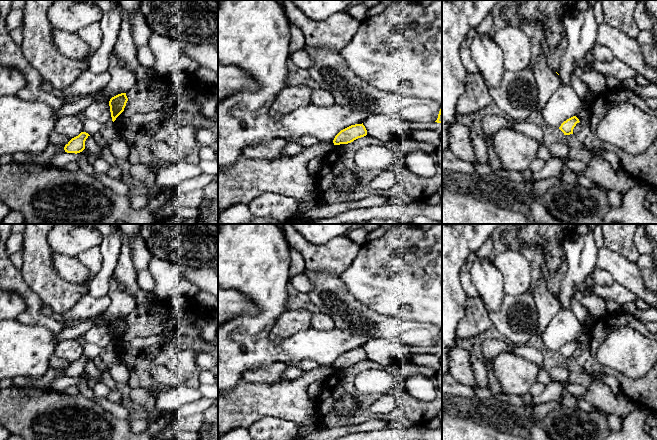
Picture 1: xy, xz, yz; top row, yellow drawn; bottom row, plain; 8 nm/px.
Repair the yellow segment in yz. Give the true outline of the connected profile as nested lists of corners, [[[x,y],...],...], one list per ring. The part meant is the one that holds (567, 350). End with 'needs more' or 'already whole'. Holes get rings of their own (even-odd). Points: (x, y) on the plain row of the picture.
[[[573,340],[564,345],[559,351],[559,353],[564,357],[564,359],[573,358],[573,353],[579,346],[580,346],[579,343],[576,340]]] | already whole

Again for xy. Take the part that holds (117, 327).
[[[126,317],[118,318],[110,323],[109,330],[113,346],[124,335],[127,325]]] | already whole

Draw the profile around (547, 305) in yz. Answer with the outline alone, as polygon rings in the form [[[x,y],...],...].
[[[542,271],[539,280],[535,283],[532,295],[538,314],[536,335],[540,338],[548,324],[560,309],[559,299],[552,295],[547,289],[547,276],[544,271]]]

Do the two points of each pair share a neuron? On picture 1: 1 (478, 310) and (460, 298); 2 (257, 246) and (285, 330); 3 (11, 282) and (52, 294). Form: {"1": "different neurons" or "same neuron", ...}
{"1": "different neurons", "2": "different neurons", "3": "different neurons"}

